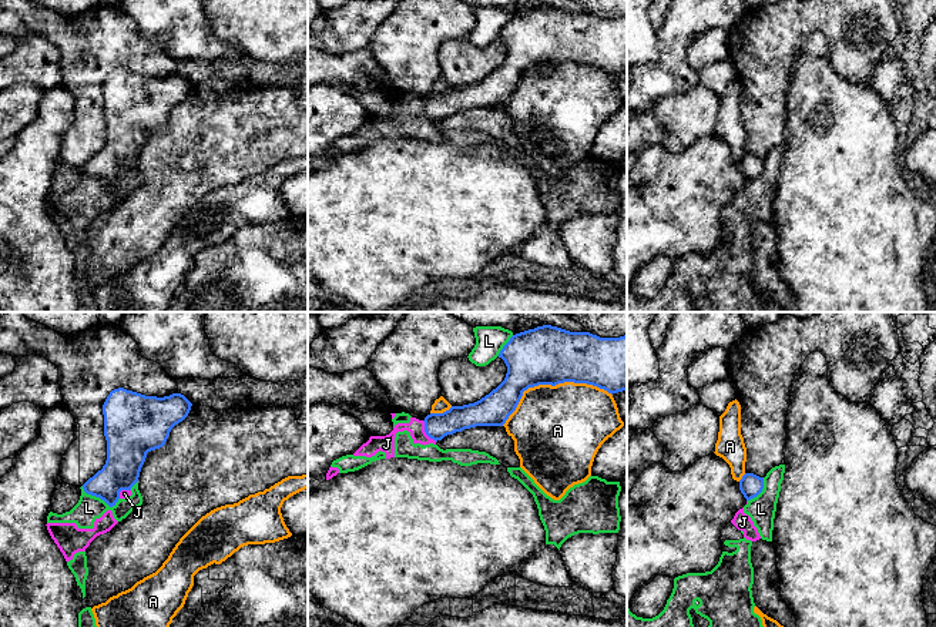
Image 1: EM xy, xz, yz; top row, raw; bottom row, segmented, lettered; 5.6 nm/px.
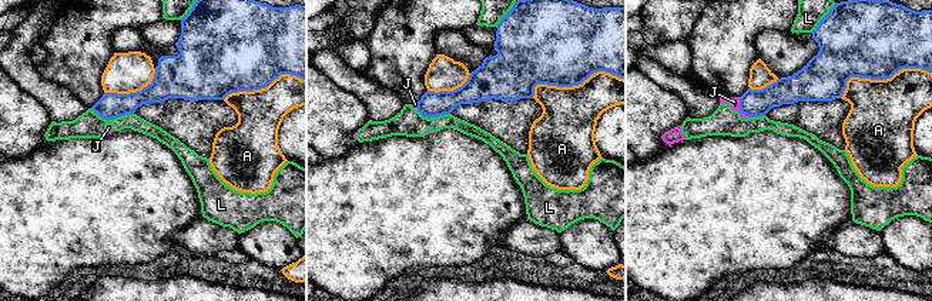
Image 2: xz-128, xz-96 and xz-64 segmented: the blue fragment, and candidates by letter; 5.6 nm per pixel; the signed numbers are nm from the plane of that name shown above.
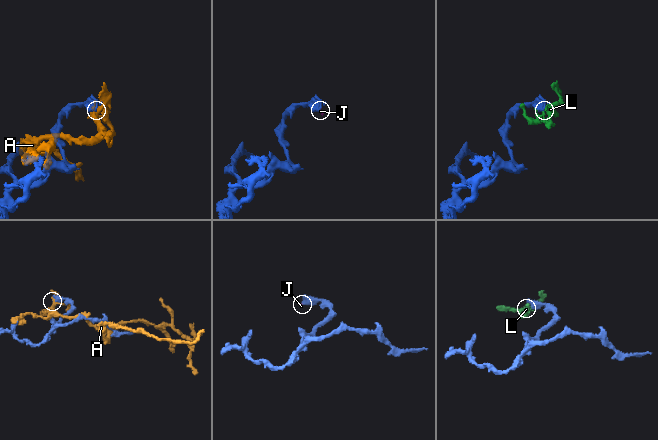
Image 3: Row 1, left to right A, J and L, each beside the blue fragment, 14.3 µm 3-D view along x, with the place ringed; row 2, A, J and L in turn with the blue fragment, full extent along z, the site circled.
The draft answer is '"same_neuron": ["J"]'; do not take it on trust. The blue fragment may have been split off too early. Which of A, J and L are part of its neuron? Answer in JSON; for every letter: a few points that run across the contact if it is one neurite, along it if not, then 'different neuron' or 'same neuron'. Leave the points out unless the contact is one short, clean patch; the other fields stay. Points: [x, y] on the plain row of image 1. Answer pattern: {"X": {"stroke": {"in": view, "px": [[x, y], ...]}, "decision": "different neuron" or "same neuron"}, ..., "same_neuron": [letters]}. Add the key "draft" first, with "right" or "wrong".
{"draft": "wrong", "A": {"decision": "different neuron"}, "J": {"stroke": {"in": "xz", "px": [[422, 101], [423, 111], [436, 121]]}, "decision": "different neuron"}, "L": {"decision": "different neuron"}, "same_neuron": []}

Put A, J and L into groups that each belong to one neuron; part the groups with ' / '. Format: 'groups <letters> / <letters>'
groups A / J L

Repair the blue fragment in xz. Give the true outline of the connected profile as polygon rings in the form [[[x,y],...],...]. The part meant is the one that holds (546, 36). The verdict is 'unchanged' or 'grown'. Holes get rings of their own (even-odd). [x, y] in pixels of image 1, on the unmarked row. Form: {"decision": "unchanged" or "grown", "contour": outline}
{"decision": "unchanged", "contour": [[[543,6],[516,14],[499,34],[507,47],[504,61],[480,81],[463,87],[452,87],[443,94],[425,98],[425,113],[433,121],[476,107],[503,107],[516,91],[523,73],[539,66],[556,67],[564,63],[587,64],[617,74],[627,71],[627,16],[600,19],[590,13],[570,13]]]}

